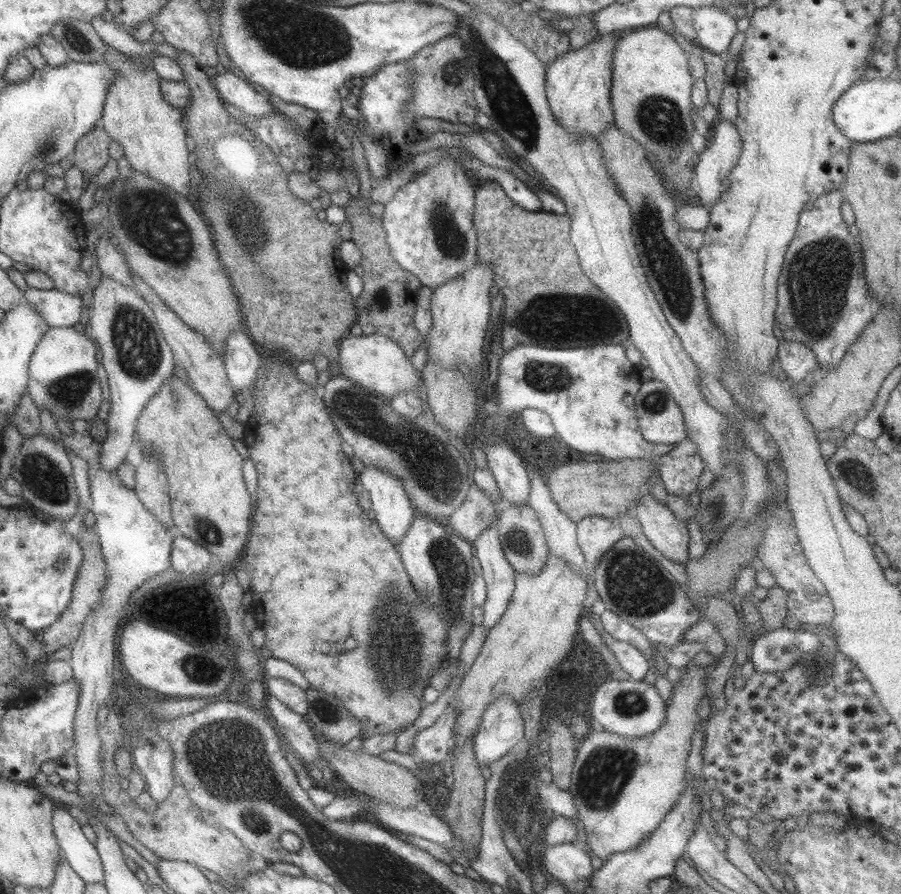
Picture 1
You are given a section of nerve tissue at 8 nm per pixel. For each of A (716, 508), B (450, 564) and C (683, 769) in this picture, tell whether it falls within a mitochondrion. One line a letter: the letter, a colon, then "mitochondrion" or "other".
A: other
B: mitochondrion
C: other

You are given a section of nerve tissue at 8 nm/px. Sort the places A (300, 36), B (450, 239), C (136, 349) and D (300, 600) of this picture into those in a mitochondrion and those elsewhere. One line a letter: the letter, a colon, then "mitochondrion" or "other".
A: mitochondrion
B: mitochondrion
C: mitochondrion
D: other

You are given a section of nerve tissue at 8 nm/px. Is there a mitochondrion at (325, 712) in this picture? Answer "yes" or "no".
yes

